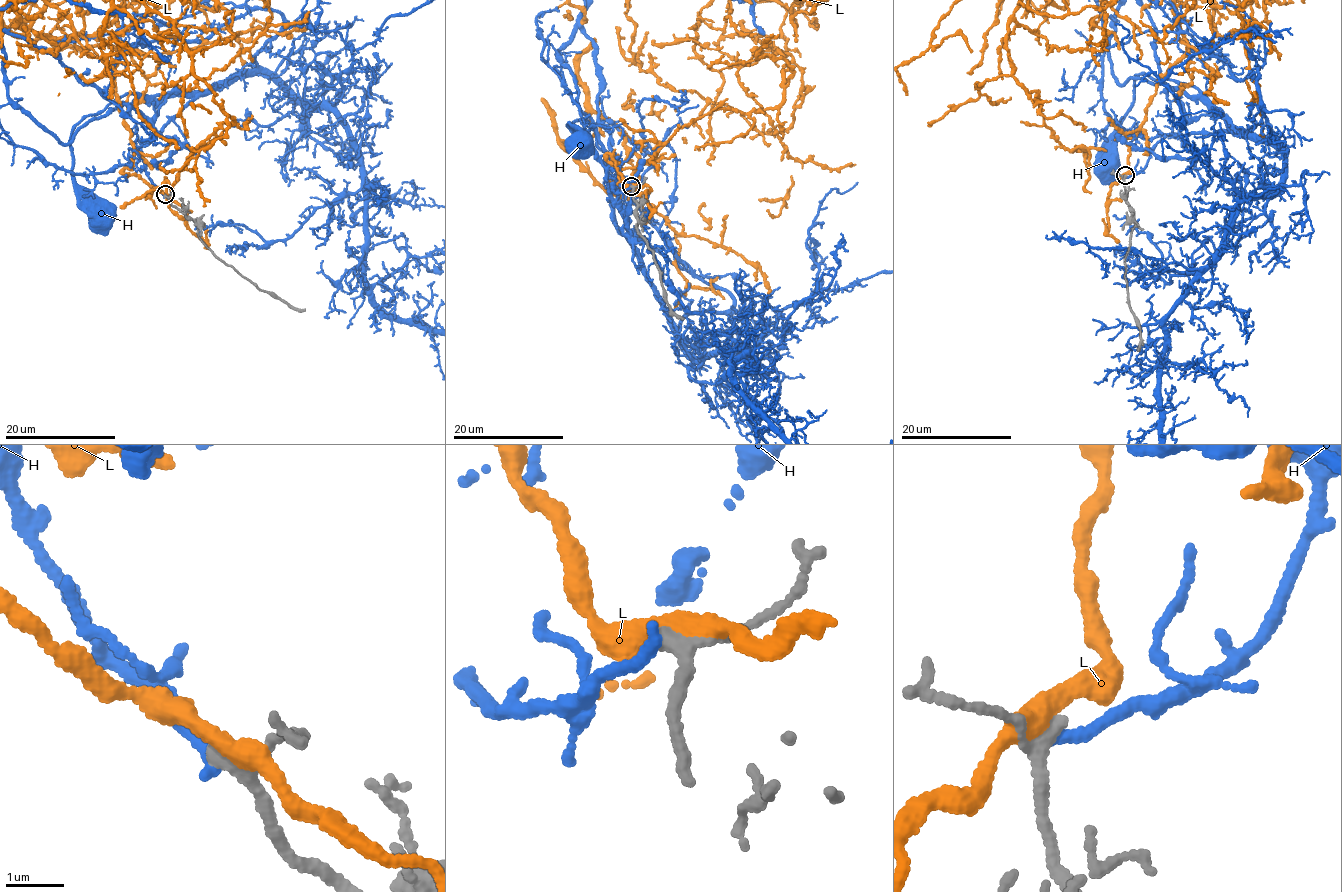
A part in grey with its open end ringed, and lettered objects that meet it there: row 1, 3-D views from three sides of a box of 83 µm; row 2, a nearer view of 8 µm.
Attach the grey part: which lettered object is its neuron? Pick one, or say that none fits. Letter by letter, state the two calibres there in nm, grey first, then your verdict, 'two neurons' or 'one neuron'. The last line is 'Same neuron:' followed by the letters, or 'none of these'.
H: 240/220 nm | two neurons
L: 240/320 nm | two neurons
Same neuron: none of these

